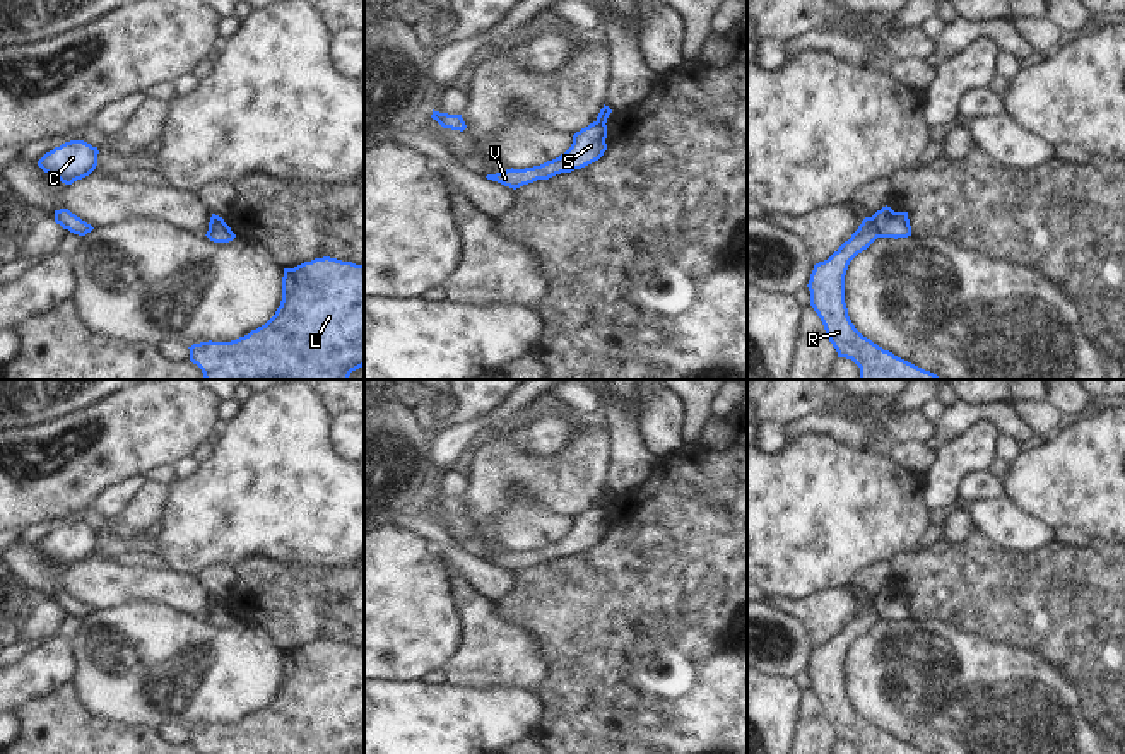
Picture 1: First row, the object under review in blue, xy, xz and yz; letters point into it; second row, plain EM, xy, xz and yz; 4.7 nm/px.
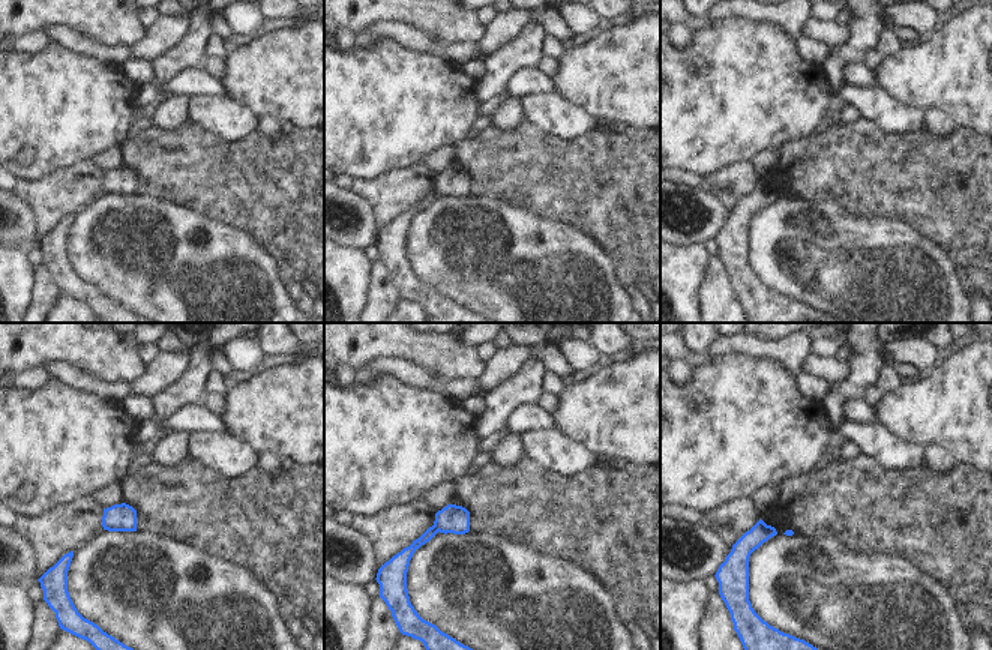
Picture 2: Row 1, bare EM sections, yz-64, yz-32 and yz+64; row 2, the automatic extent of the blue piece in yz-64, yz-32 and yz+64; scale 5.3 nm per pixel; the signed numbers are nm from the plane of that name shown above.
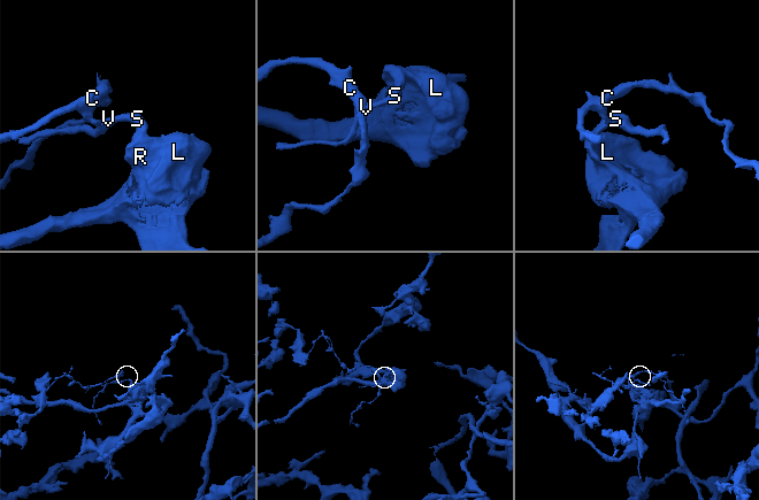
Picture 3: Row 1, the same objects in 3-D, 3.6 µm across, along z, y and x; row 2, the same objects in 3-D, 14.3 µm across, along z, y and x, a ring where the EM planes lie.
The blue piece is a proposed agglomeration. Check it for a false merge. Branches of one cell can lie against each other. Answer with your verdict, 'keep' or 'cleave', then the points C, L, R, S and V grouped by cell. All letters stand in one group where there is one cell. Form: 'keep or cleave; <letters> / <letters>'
cleave; C S V / L R

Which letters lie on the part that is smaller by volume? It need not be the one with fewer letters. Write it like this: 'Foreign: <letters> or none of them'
Foreign: C, S, V

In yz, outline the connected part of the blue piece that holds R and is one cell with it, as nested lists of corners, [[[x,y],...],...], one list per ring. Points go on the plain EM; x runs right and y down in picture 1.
[[[865,600],[858,612],[828,643],[814,648],[810,663],[810,689],[821,701],[838,740],[851,742],[860,754],[925,754],[863,720],[848,699],[845,686],[845,658],[850,645],[879,621],[872,600]]]

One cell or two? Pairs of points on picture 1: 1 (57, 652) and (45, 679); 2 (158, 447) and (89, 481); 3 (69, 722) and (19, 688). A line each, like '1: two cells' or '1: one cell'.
1: one cell
2: one cell
3: two cells

